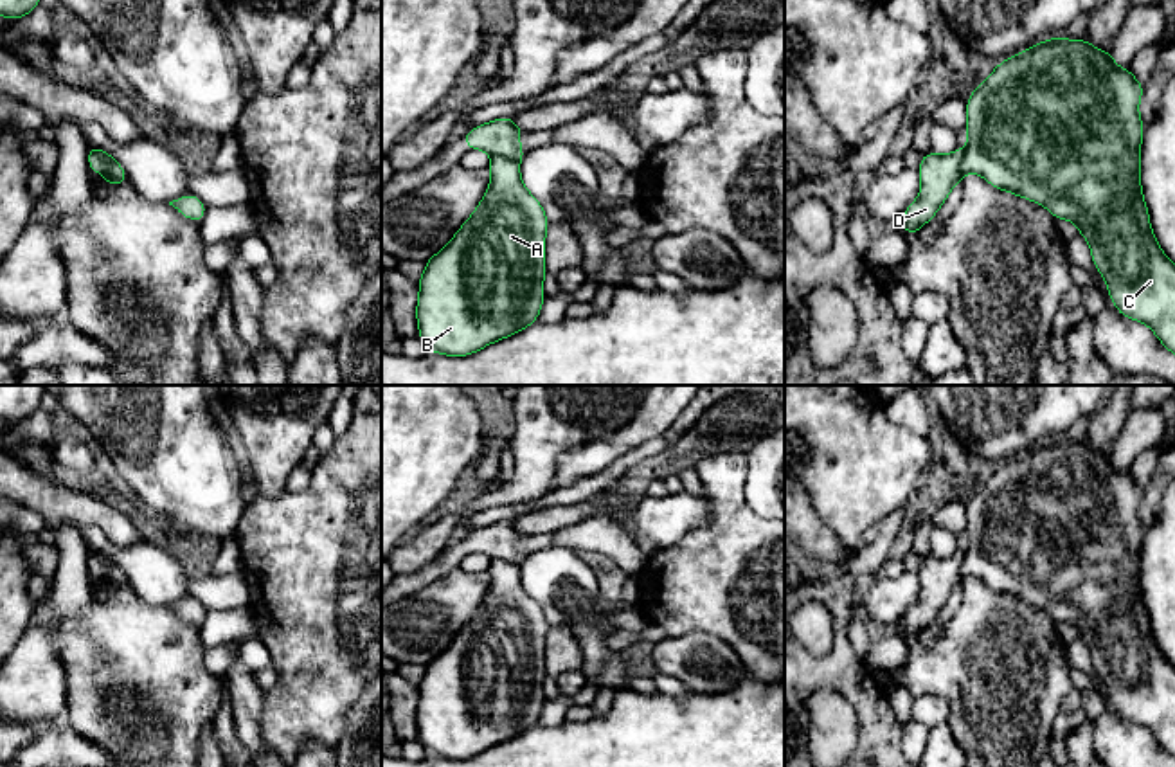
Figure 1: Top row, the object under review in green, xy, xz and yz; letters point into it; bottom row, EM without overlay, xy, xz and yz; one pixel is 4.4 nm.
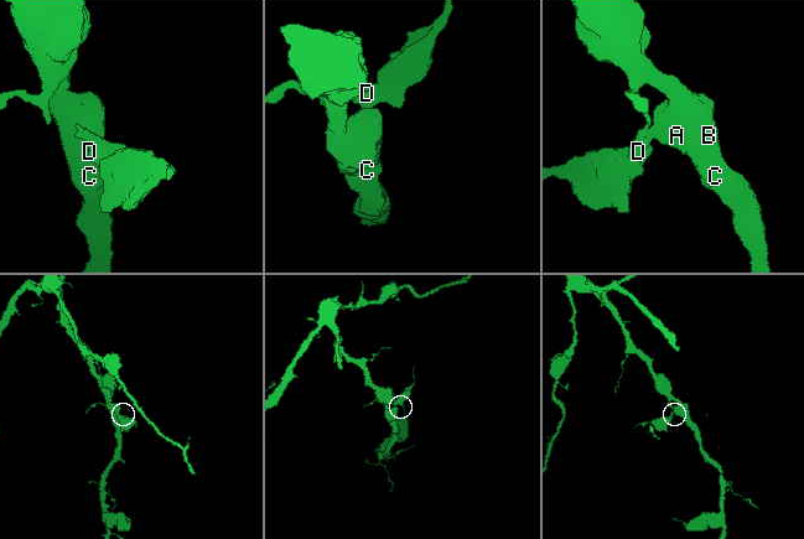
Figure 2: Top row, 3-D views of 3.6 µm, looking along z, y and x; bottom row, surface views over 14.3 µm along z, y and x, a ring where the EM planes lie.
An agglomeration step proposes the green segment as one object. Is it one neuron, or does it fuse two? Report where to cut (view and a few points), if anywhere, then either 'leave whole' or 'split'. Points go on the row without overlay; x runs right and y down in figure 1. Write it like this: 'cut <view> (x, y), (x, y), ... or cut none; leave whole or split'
cut xz (492, 559), (502, 559), (517, 566); split

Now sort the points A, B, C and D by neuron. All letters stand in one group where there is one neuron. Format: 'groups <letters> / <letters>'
groups A B C / D

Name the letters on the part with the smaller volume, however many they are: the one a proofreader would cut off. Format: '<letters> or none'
D

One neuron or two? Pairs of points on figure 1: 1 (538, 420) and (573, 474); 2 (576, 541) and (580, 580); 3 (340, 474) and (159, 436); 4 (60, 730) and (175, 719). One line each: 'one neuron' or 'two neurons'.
1: two neurons
2: two neurons
3: two neurons
4: two neurons

